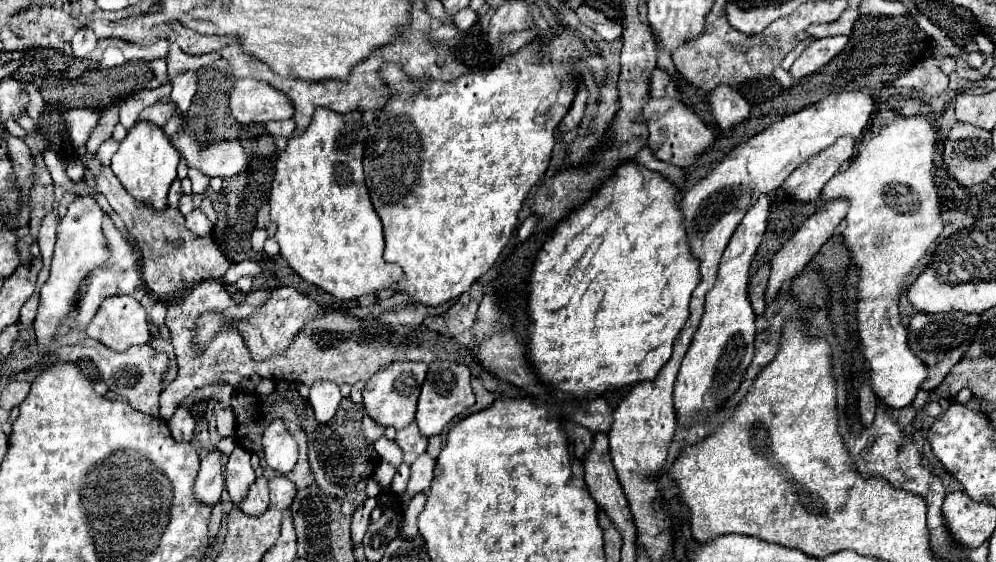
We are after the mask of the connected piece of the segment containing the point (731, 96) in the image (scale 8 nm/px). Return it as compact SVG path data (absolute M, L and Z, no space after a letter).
M718 85L712 89L708 101L712 107L712 117L720 129L730 129L750 115L750 105L730 85Z

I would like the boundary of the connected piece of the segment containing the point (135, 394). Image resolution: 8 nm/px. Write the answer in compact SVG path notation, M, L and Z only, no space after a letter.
M84 339L82 343L60 347L54 353L56 353L56 357L64 362L77 362L85 358L94 361L94 365L98 367L102 379L106 381L108 389L114 395L124 397L134 409L138 409L138 411L142 411L150 417L160 415L158 413L160 411L158 397L160 397L160 391L162 391L162 377L168 369L168 357L164 353L154 351L150 345L132 345L130 349L122 351L122 353L116 353L116 351L108 349L106 345L94 341L94 339Z

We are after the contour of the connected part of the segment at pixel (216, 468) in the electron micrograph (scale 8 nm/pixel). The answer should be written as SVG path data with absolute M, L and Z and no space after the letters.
M216 449L212 453L208 453L202 459L198 477L196 477L196 485L194 485L194 495L198 501L204 503L218 503L222 489L224 489L224 477L222 477L222 453Z

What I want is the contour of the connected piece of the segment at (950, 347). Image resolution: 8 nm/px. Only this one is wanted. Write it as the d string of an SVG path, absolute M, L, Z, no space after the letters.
M914 313L908 325L910 347L930 369L930 375L922 383L922 389L934 391L944 381L944 377L952 371L952 367L964 357L964 353L972 345L972 337L976 335L978 323L978 313Z

